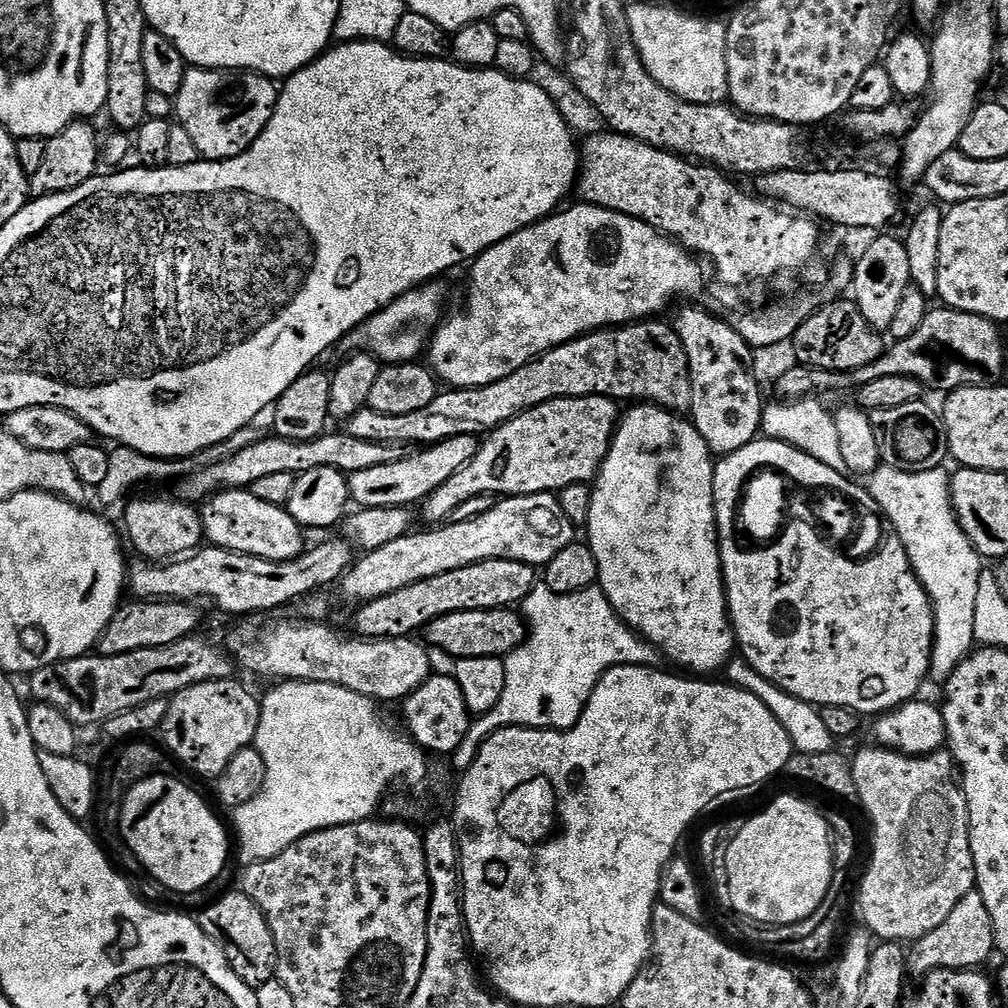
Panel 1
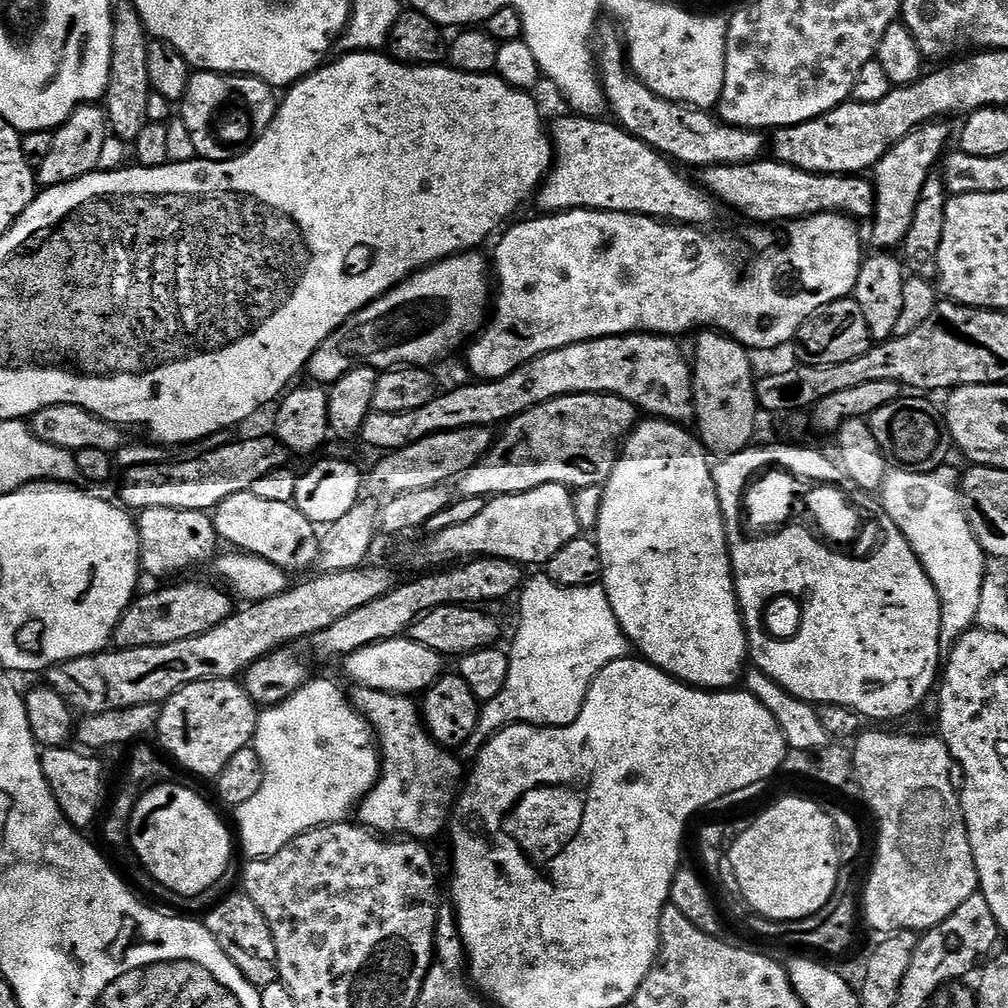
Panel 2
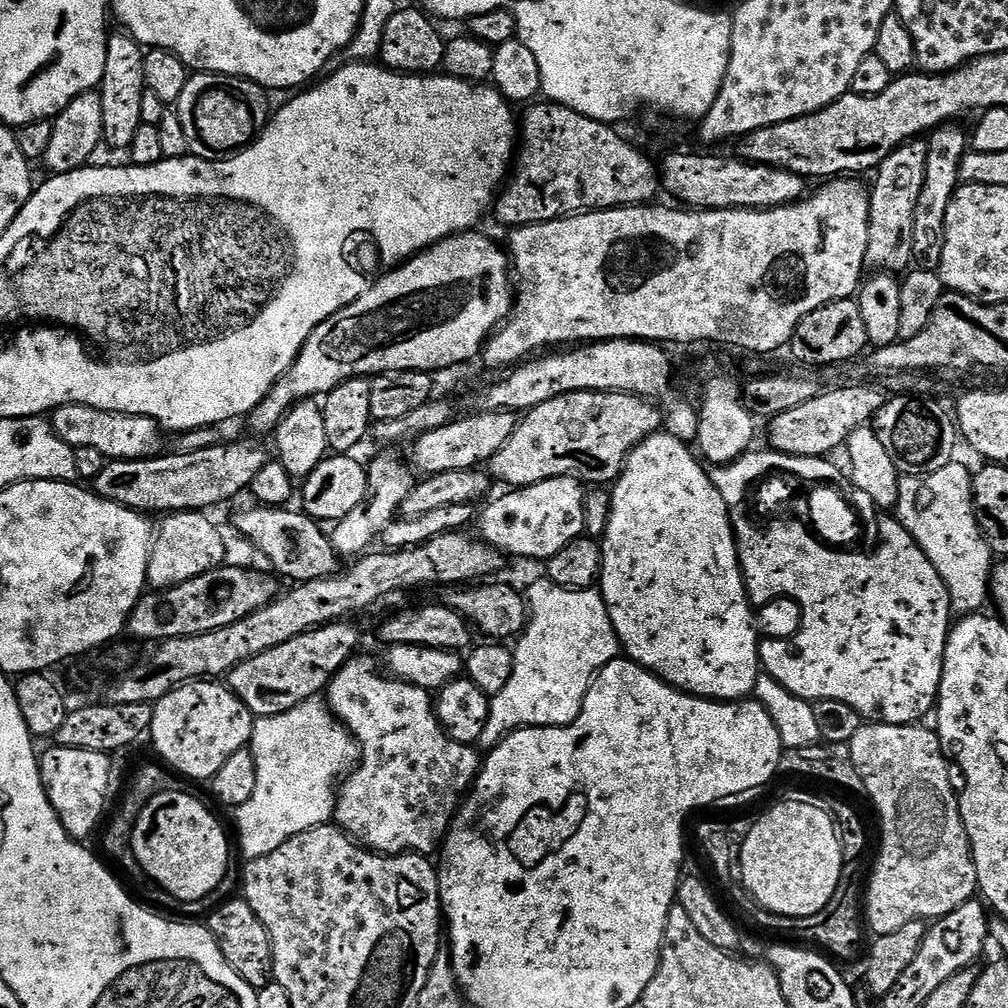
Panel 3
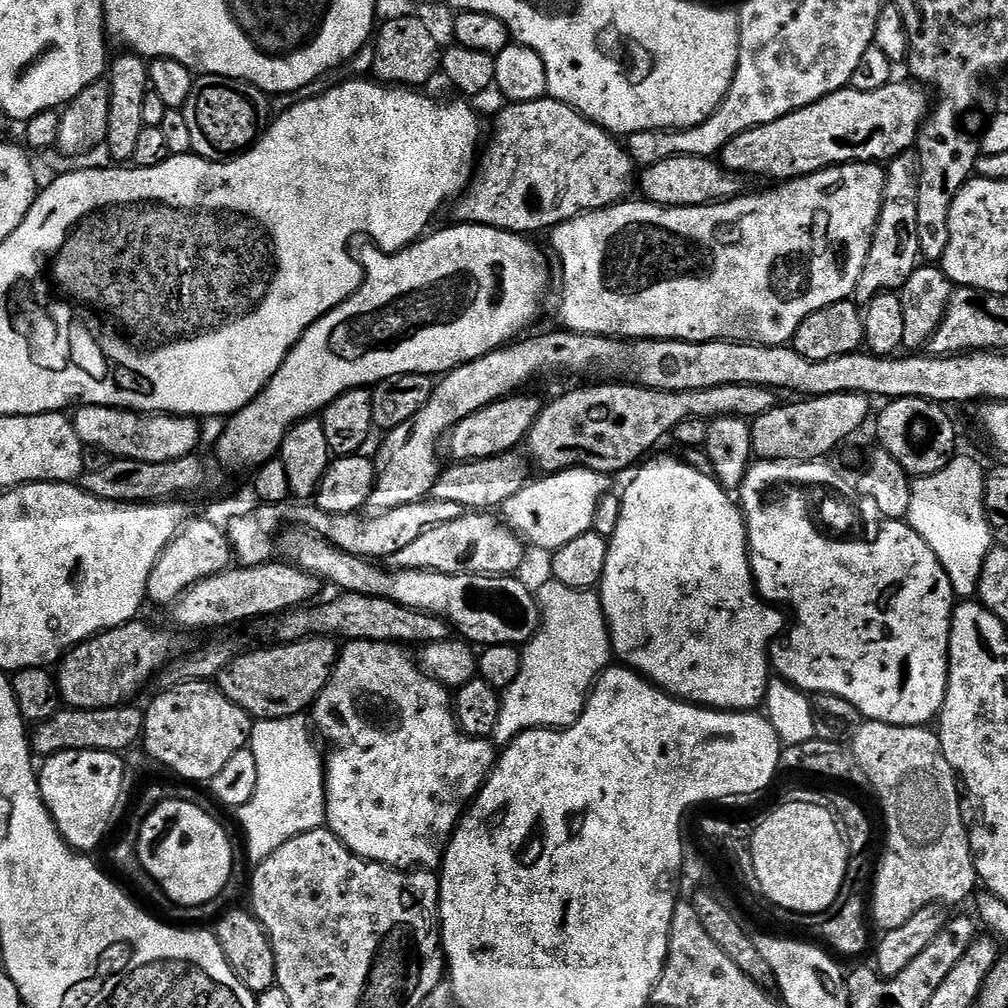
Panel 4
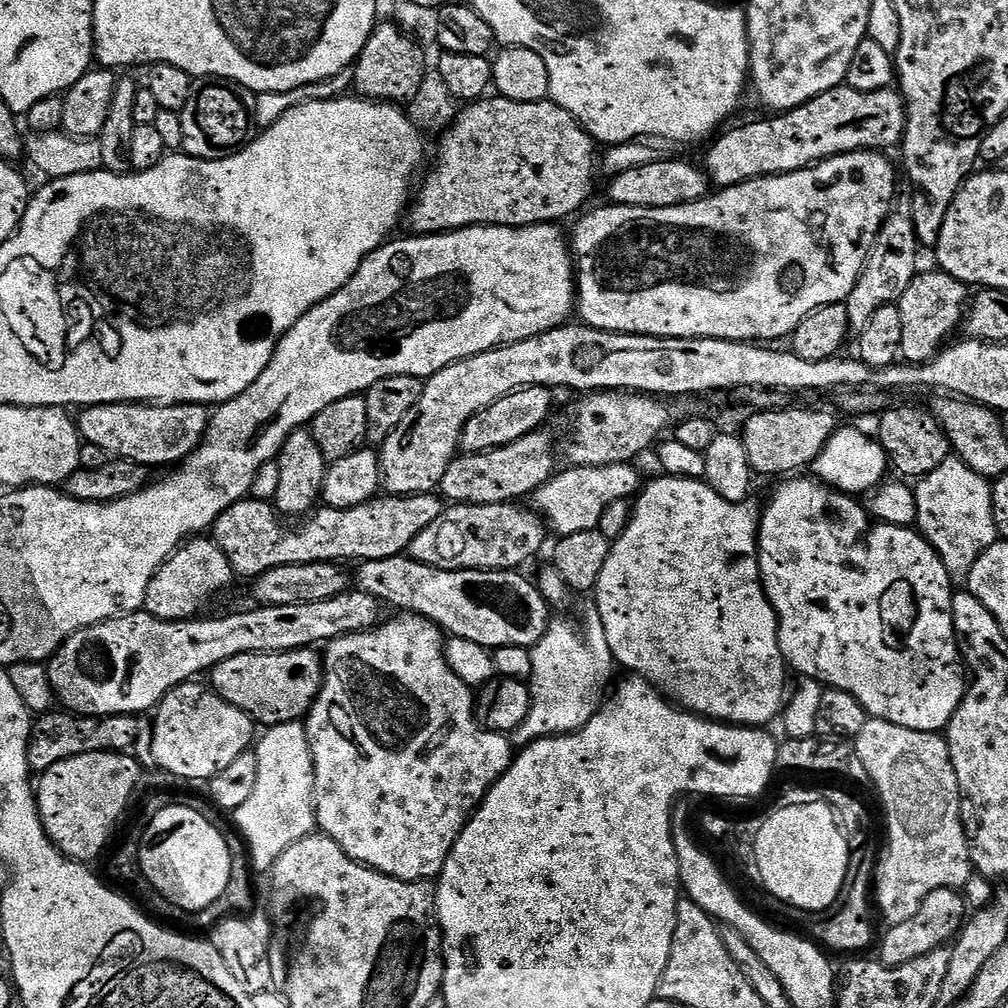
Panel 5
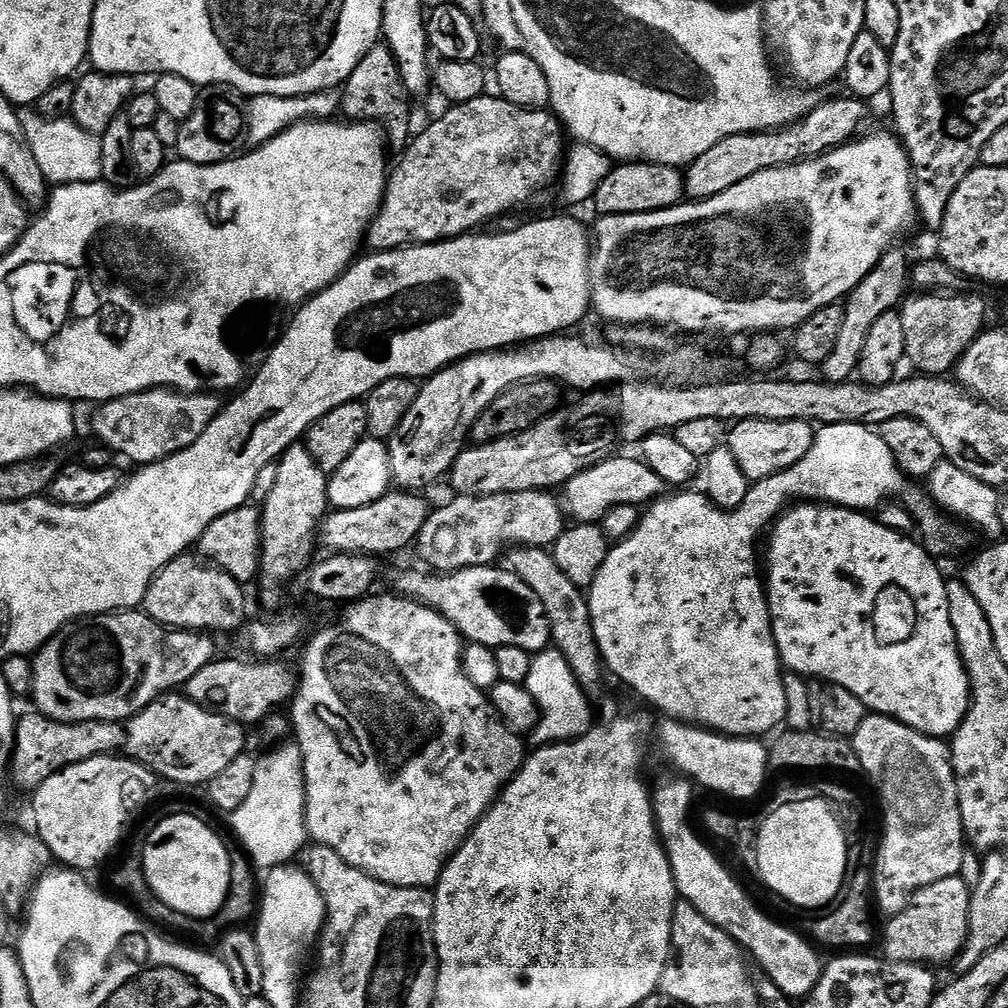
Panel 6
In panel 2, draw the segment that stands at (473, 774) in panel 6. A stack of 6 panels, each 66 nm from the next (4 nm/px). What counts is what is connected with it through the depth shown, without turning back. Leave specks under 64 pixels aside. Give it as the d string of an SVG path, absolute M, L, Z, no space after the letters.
M359 686L353 687L350 699L353 708L372 727L375 743L382 757L380 777L358 805L359 823L385 838L407 838L421 842L432 842L440 831L447 829L453 808L456 807L458 789L462 784L460 764L453 753L436 743L424 726L421 709L411 696L396 696L393 692L379 692Z

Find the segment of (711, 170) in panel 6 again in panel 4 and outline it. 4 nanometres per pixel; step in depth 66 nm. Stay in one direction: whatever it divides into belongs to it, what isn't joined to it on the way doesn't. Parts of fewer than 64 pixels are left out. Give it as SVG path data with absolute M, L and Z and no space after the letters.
M893 82L882 86L882 90L869 92L851 86L840 88L834 94L810 106L802 106L802 110L794 110L786 114L786 118L778 118L778 122L766 122L762 126L754 126L738 134L738 138L726 142L723 152L718 157L719 163L741 178L765 176L768 182L787 182L839 164L853 164L853 162L871 164L893 160L915 145L920 127L930 111L929 89L916 82L907 83Z

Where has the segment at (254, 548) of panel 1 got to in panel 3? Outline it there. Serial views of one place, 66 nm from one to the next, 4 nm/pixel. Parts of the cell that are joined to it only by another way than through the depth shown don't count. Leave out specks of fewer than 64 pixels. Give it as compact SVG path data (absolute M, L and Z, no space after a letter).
M252 506L249 512L244 512L236 520L236 528L277 568L275 571L281 577L292 580L288 582L303 582L306 580L321 580L327 576L337 575L341 571L342 557L332 544L331 535L323 532L321 525L303 511L288 512L287 507L265 508Z

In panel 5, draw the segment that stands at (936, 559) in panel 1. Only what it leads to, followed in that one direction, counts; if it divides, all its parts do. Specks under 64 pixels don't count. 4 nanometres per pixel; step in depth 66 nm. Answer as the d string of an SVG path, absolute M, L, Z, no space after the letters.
M952 454L946 462L942 462L942 466L938 466L938 470L919 477L914 491L918 502L918 518L915 527L940 555L949 576L967 577L974 562L978 562L981 554L998 540L992 505L992 484L989 477L978 474L970 466L966 466L966 462L962 462L959 456Z

